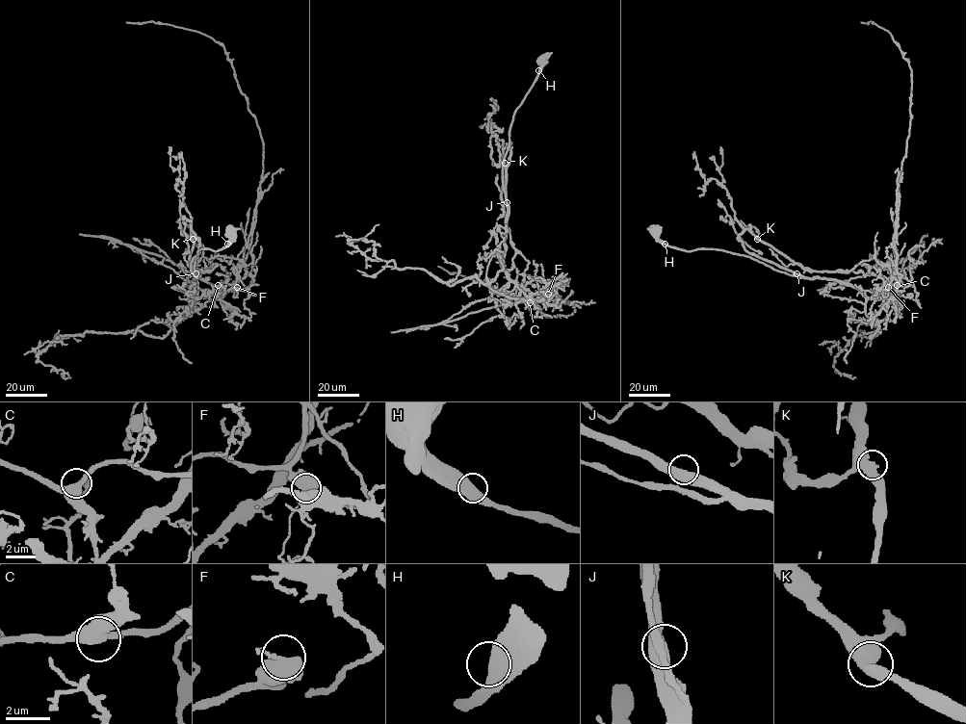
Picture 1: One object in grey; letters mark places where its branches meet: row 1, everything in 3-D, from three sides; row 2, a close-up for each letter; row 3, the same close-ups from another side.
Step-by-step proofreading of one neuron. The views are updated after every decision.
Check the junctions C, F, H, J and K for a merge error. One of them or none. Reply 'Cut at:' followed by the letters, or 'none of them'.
Cut at: F

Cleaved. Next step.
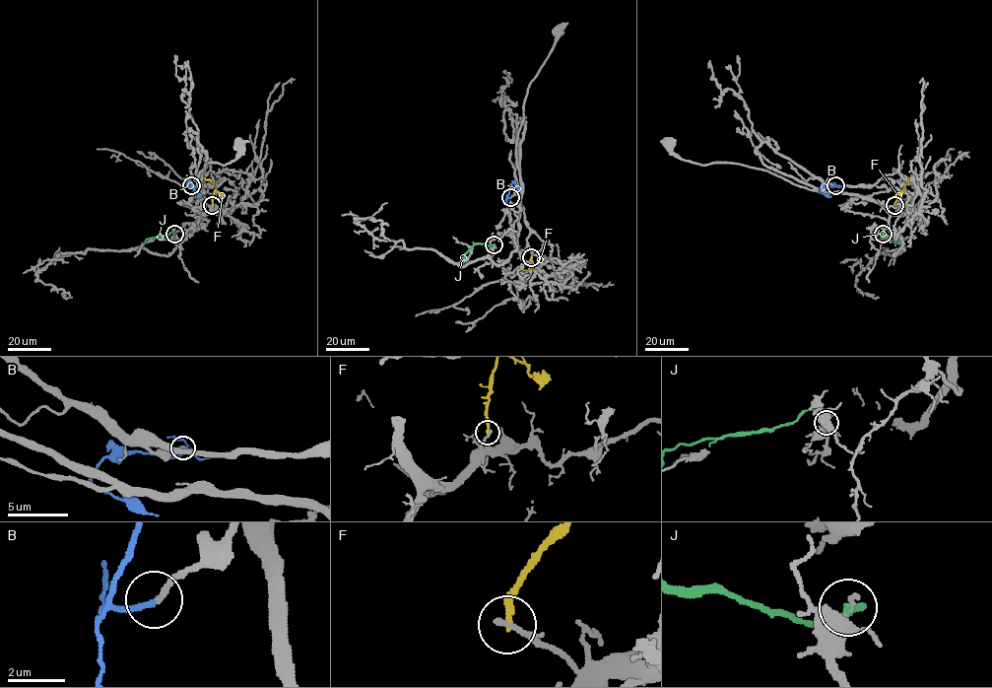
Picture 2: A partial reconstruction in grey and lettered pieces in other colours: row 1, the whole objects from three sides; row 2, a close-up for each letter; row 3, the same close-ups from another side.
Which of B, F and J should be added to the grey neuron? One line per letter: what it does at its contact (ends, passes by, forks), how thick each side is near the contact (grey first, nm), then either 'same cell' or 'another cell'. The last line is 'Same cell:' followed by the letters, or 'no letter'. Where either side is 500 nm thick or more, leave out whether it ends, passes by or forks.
B: it ends | 200/180 nm | same cell
F: it ends | 200/240 nm | another cell
J: it ends | 240/260 nm | another cell
Same cell: B

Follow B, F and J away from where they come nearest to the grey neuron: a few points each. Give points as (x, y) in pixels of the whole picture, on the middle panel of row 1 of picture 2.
B: (510, 197), (507, 196), (512, 181), (519, 193)
F: (531, 257), (534, 267), (522, 270)
J: (494, 244), (474, 244), (465, 254), (464, 261)

